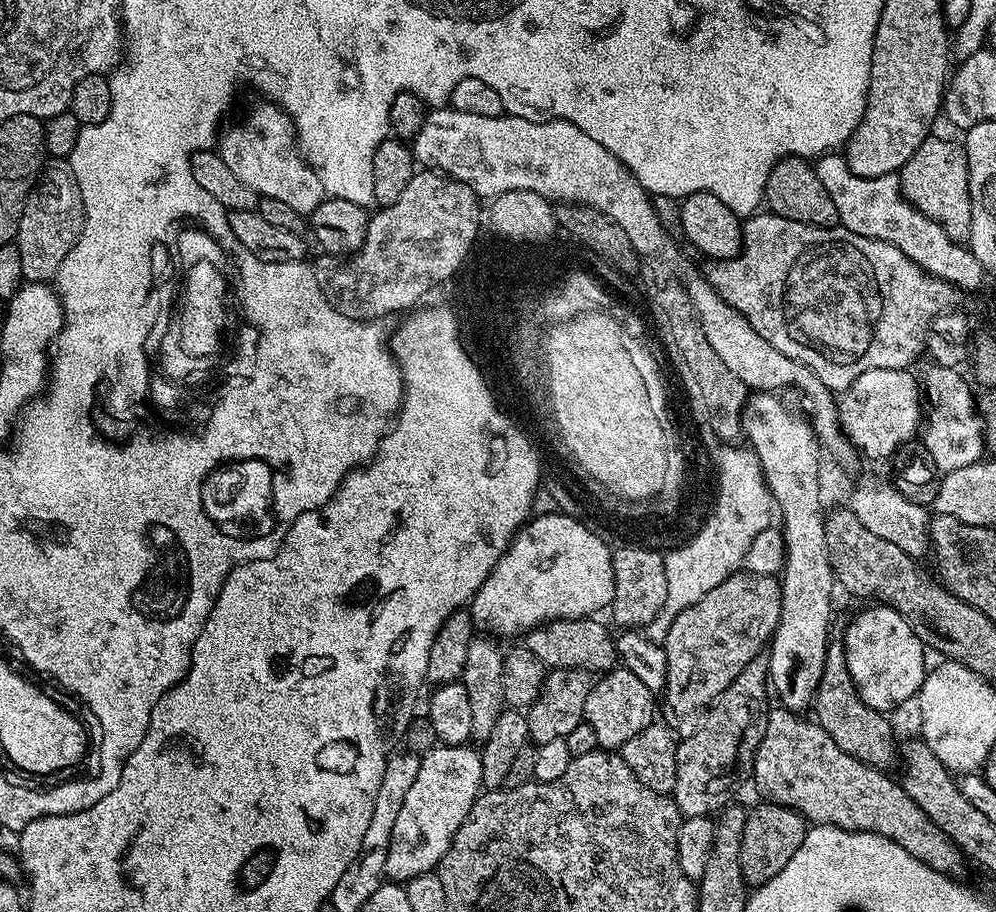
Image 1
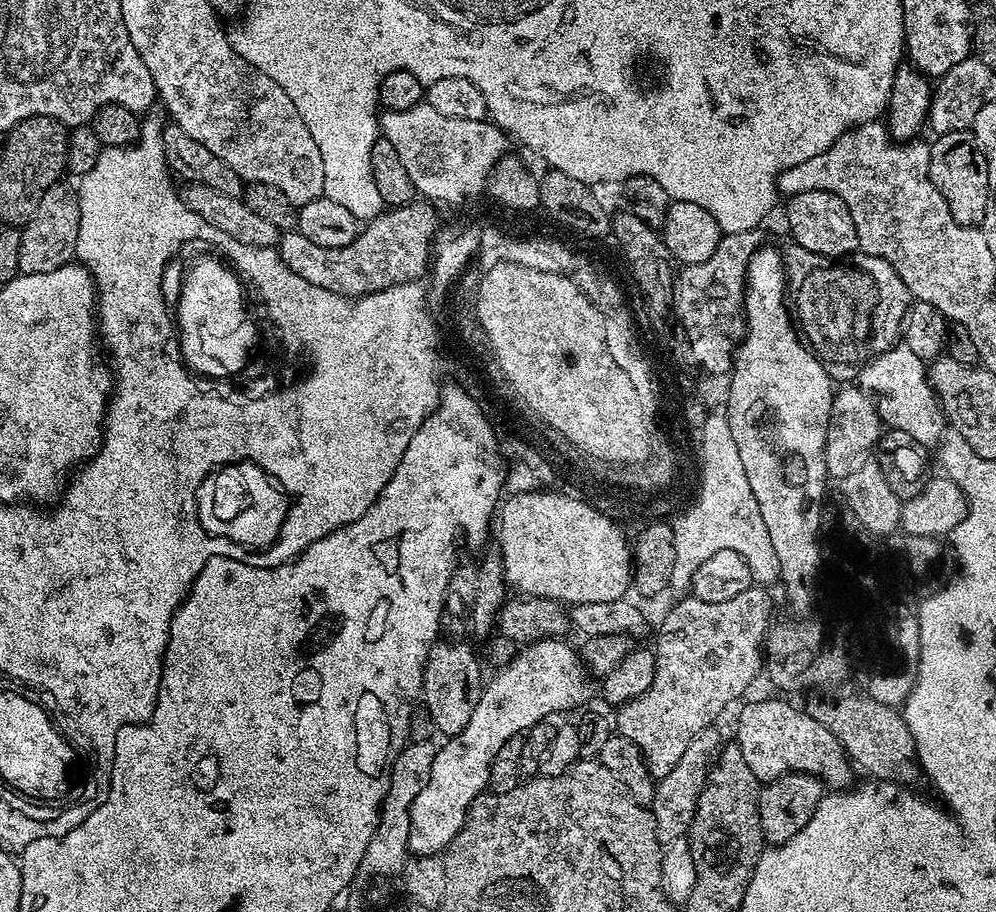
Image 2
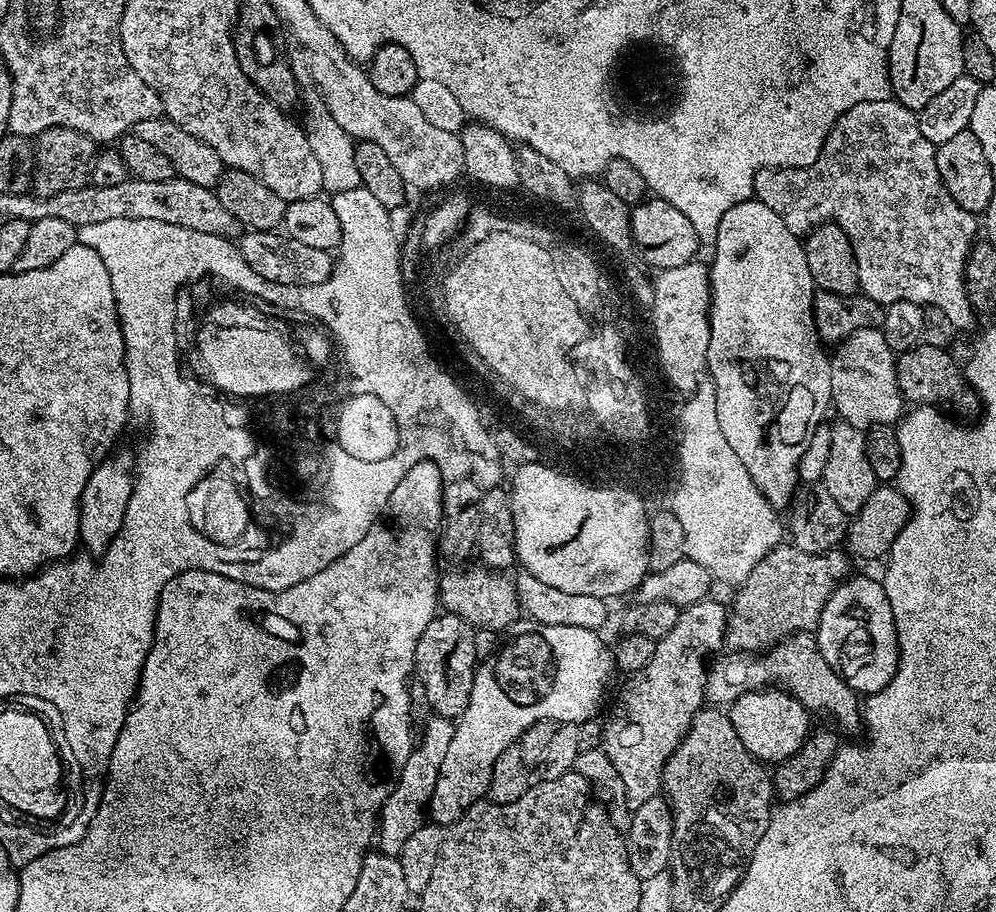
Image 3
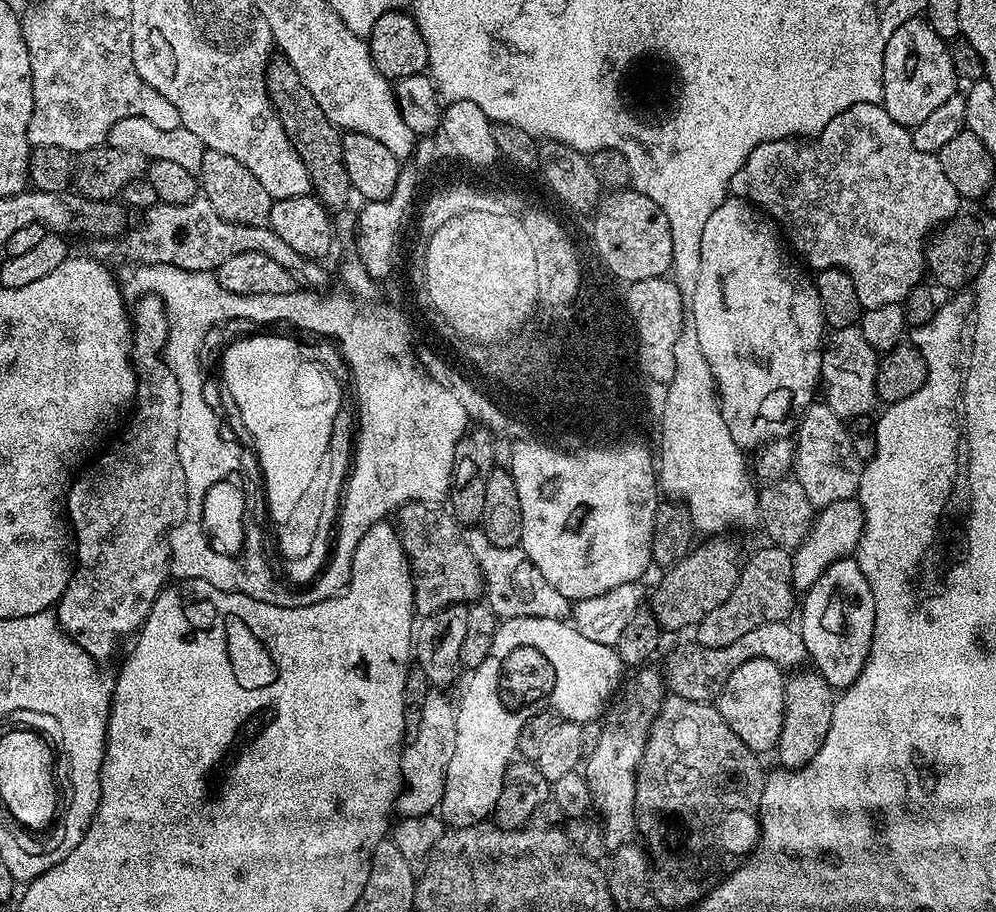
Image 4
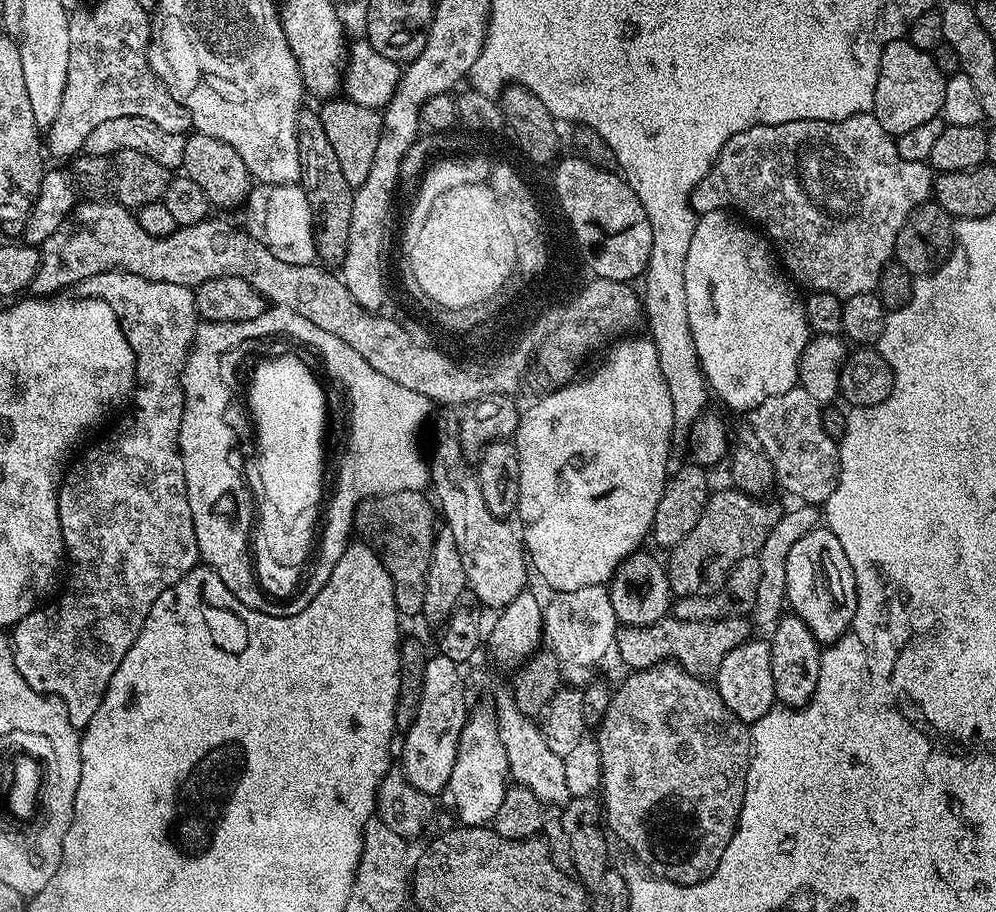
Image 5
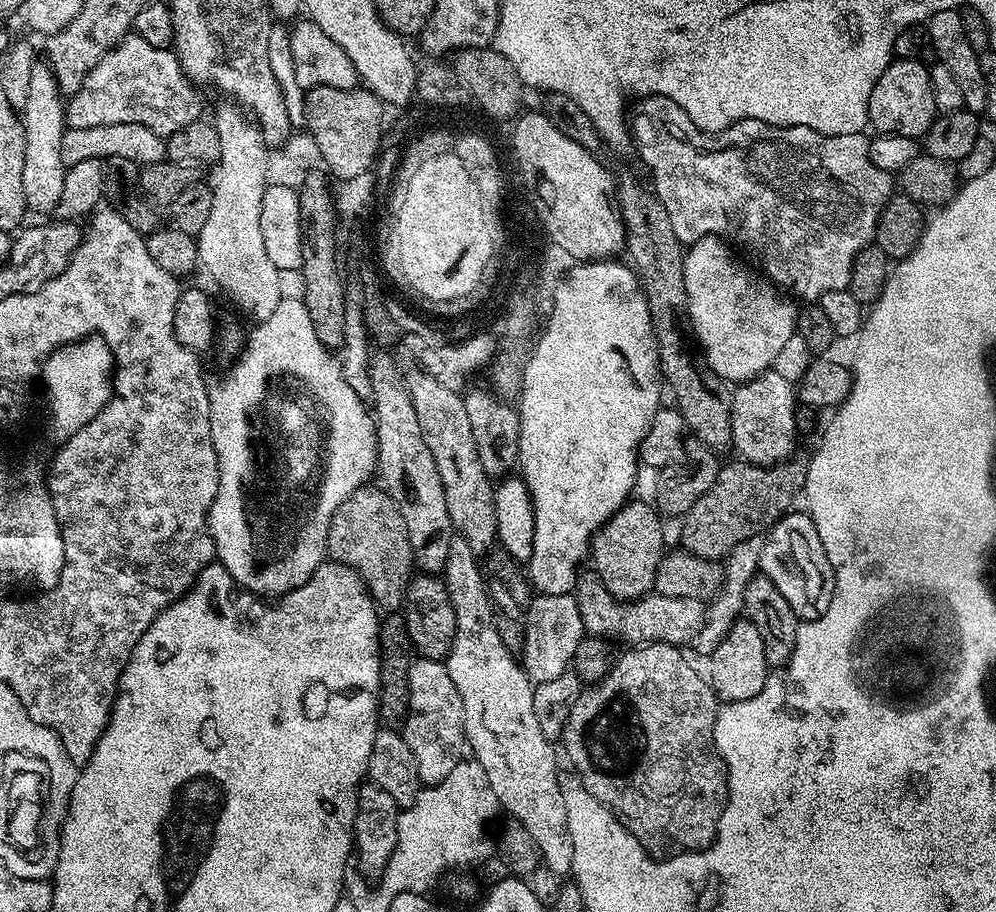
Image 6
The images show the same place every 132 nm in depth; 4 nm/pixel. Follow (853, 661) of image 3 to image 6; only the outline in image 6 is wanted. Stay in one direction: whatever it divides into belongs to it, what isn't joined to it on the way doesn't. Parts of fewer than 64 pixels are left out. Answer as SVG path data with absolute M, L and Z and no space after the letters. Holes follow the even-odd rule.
M789 510L767 529L766 537L760 549L759 569L778 586L782 598L790 602L797 617L801 621L814 620L825 608L834 591L834 584L824 575L829 575L830 565L826 558L826 550L822 546L822 538L818 538L818 530L807 511Z

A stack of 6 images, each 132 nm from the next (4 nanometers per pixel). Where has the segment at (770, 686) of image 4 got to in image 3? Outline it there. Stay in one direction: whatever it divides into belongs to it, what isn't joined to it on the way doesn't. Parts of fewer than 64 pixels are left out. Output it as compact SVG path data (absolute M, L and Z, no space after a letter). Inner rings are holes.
M761 690L742 694L727 709L728 721L732 723L734 730L738 730L738 738L742 738L742 746L746 746L746 750L755 760L779 762L793 756L808 741L810 713L789 692L768 691Z

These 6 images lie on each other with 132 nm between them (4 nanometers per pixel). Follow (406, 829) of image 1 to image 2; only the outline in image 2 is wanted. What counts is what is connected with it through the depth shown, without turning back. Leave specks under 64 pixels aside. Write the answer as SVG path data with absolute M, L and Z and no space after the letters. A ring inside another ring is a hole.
M553 638L551 640L539 640L533 644L525 644L517 651L516 657L512 659L505 668L499 669L495 674L496 677L492 681L483 685L478 702L474 706L474 714L470 714L470 722L466 722L466 730L462 730L462 734L457 736L449 736L436 749L436 757L434 758L434 766L430 766L430 778L426 782L426 786L422 786L422 794L418 794L418 798L414 798L414 802L410 806L410 834L408 835L408 851L414 856L435 856L443 853L448 847L448 843L458 834L458 830L462 826L462 822L468 813L468 807L474 802L474 798L478 798L488 787L488 779L490 778L490 766L494 754L498 754L498 750L502 750L502 742L506 742L511 736L520 736L528 731L530 726L539 724L552 718L555 712L564 712L567 708L576 708L588 696L588 684L584 681L584 672L586 676L586 665L580 658L580 653L575 647L571 648L567 644L567 639Z

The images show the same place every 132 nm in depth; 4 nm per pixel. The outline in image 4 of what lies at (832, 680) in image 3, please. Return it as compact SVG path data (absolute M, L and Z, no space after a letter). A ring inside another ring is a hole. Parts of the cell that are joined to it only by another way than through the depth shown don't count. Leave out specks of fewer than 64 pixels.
M788 620L766 621L764 624L754 626L748 634L735 639L730 645L719 646L717 649L711 649L710 646L695 642L678 645L669 654L662 676L667 687L675 695L691 700L707 701L715 697L723 688L726 678L730 678L730 674L738 670L738 666L750 658L775 660L785 670L796 670L803 665L800 664L803 660L809 659L809 655L804 636L795 623Z

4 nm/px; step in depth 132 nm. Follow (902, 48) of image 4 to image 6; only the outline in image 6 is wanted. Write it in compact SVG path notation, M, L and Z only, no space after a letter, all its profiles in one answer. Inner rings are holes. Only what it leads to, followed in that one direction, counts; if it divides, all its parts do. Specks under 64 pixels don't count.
M896 58L886 66L882 78L874 82L874 94L868 103L868 124L885 136L923 137L936 119L936 103L929 65L916 58Z

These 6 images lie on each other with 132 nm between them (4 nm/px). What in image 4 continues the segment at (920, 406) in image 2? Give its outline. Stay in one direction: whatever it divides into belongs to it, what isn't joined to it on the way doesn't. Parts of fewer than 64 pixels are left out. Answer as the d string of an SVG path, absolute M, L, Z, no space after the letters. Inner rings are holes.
M859 325L835 329L821 349L822 366L820 367L822 392L825 403L843 420L871 413L874 402L877 403L876 380L879 355Z

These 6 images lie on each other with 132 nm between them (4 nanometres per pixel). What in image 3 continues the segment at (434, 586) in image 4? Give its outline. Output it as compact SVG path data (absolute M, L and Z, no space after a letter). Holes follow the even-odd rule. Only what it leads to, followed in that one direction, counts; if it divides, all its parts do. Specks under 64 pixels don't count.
M475 566L476 568L465 567L462 570L452 570L456 572L448 572L439 577L438 580L438 600L442 605L445 613L460 616L466 623L472 625L473 628L485 628L486 630L494 630L498 634L503 633L503 628L508 628L515 622L519 616L522 616L520 600L516 597L516 586L511 579L507 580L507 575L491 571L483 566Z

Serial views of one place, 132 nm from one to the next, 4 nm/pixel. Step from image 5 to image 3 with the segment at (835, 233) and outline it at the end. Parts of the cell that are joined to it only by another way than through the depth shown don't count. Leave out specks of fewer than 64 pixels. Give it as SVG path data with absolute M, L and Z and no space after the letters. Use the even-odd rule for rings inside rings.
M894 98L858 102L858 106L846 110L846 114L842 114L836 119L836 125L828 132L822 154L809 168L763 168L758 170L758 174L752 179L752 190L755 199L761 200L766 206L770 206L770 210L774 210L774 214L778 214L778 218L782 218L782 222L786 222L786 227L798 237L807 237L808 233L817 224L827 224L829 222L839 224L840 228L850 238L852 249L856 255L858 278L860 279L859 291L868 299L875 301L878 306L887 306L899 300L909 300L921 306L937 308L946 316L953 329L955 327L968 328L975 322L976 316L972 313L973 301L967 296L965 272L970 253L974 247L974 241L977 239L975 236L976 228L978 232L978 216L977 213L962 210L962 206L958 206L958 202L954 202L954 198L950 198L950 190L946 190L946 186L938 174L936 149L937 145L926 142L926 138L920 129L920 117L913 109L902 106Z

